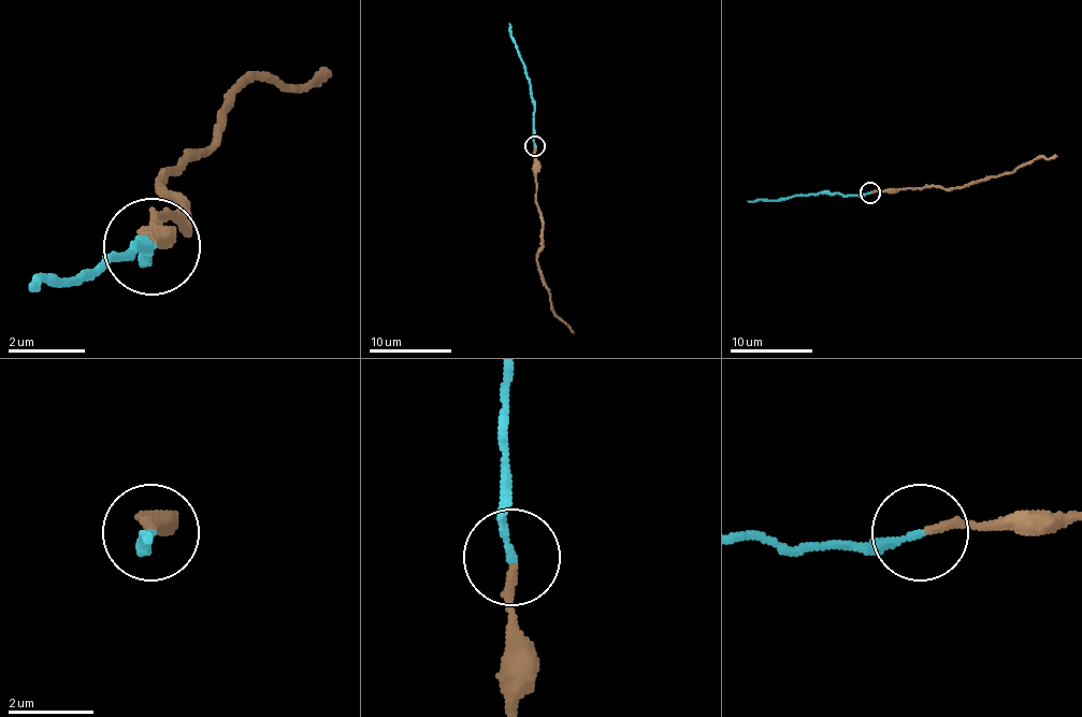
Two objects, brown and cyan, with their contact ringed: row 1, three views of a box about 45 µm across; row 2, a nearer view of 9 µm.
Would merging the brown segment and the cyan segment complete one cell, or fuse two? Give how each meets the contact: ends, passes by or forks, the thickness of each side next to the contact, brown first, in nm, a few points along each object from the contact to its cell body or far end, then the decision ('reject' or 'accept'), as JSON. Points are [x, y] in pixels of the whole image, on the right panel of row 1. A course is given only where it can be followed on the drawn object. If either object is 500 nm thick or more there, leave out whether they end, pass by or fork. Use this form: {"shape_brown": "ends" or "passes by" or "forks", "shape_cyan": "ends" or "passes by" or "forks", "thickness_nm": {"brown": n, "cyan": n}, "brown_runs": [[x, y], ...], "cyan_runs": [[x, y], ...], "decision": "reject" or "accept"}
{"shape_brown": "ends", "shape_cyan": "ends", "thickness_nm": {"brown": 200, "cyan": 160}, "brown_runs": [[871, 192], [964, 188], [1039, 157], [1057, 157]], "cyan_runs": [[869, 192], [747, 200]], "decision": "accept"}

